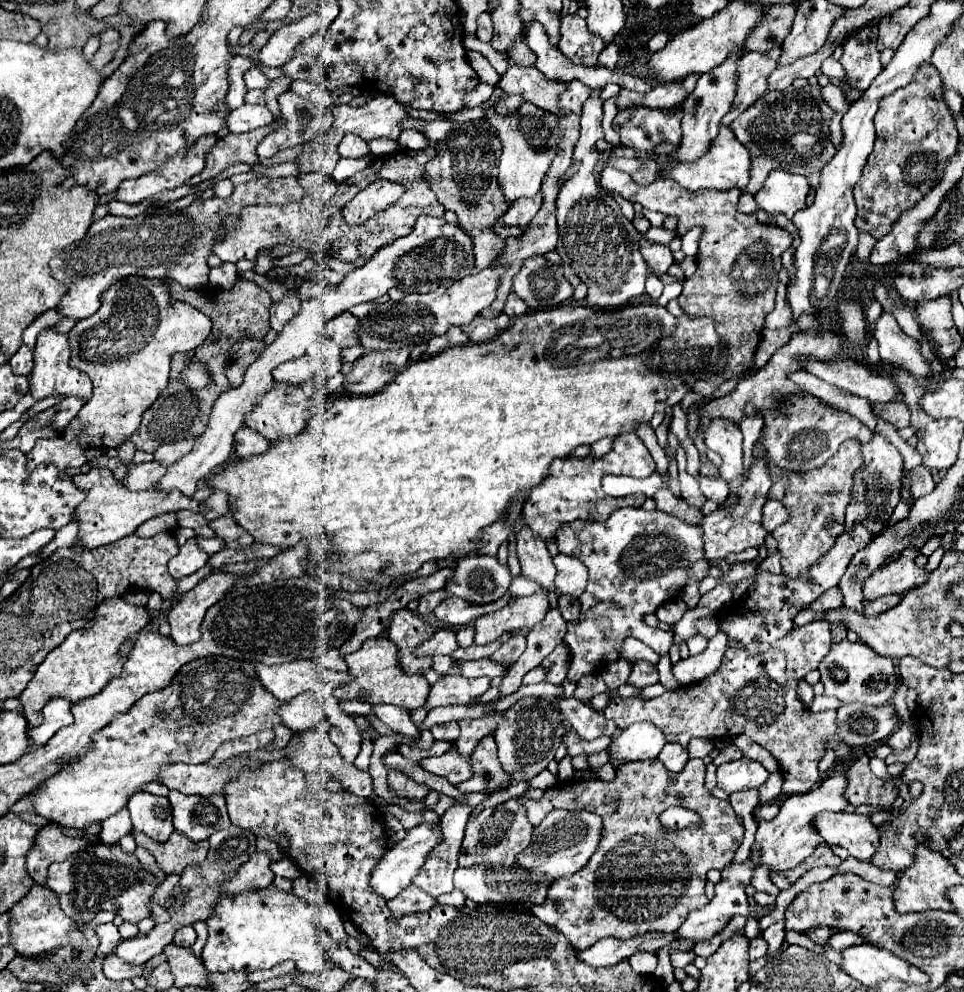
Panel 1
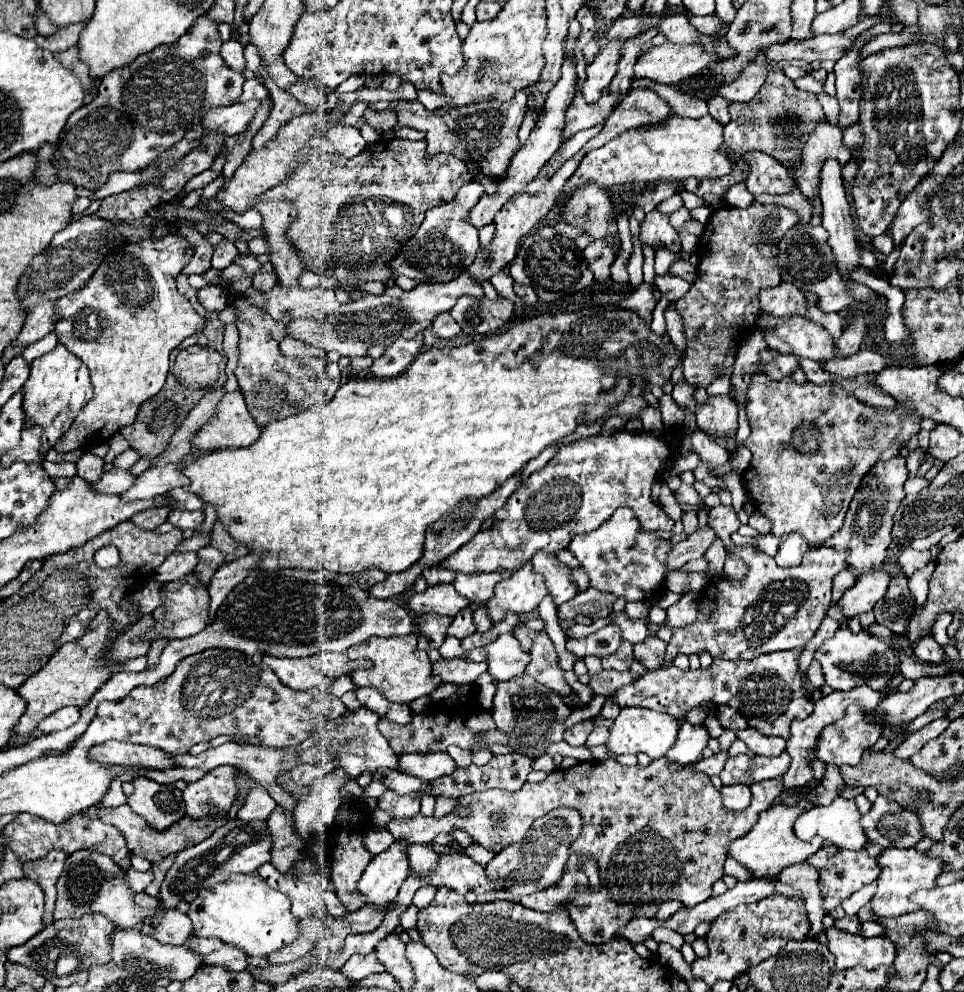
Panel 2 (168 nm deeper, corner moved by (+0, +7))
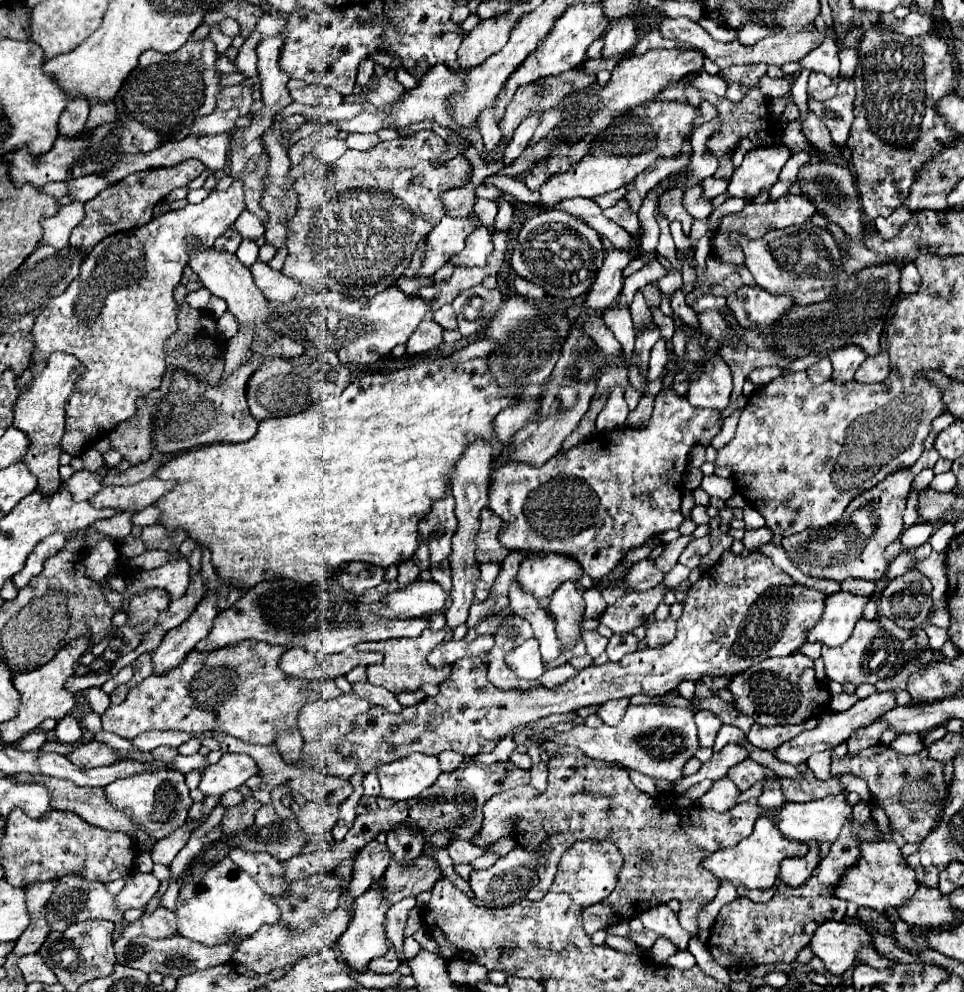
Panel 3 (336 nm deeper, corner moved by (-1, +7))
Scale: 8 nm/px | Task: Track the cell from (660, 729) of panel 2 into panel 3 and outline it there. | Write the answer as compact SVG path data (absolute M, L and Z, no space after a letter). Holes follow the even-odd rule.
M630 704L624 718L616 726L602 724L598 728L588 728L586 724L582 724L582 726L574 726L568 732L556 732L550 738L544 738L542 734L536 734L532 730L526 730L522 732L522 738L536 746L544 742L576 746L594 760L618 762L624 768L636 770L650 778L674 782L674 780L680 780L684 764L700 750L694 714L696 714L694 708L682 708L682 706L666 706L666 704L634 706Z

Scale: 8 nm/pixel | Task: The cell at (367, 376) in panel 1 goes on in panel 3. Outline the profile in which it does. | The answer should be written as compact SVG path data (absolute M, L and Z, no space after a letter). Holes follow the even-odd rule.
M430 316L424 318L424 322L416 328L416 332L408 340L408 354L422 354L438 348L442 344L442 332L444 328L436 324Z

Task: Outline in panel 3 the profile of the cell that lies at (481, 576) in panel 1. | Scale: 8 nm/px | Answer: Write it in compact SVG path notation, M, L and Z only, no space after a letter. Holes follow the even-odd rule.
M494 562L480 564L480 578L478 578L478 586L476 586L476 600L482 602L482 600L488 598L498 572L500 572L500 564L494 564Z

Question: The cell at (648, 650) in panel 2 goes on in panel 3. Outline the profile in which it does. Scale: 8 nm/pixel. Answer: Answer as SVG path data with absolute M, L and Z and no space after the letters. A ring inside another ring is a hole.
M668 616L664 620L652 620L646 628L648 646L654 648L656 644L664 644L664 642L672 640L674 632L676 632L676 620L672 616Z

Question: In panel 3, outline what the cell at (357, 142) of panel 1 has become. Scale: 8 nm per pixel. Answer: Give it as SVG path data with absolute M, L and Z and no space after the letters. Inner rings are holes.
M338 138L320 140L320 142L312 148L312 154L314 154L314 158L318 158L320 164L332 164L332 162L338 160L344 152L346 152L344 140L338 140Z

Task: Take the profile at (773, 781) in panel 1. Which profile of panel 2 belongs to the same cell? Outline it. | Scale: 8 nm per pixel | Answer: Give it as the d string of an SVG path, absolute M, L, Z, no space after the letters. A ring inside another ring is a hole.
M665 756L651 760L649 766L641 768L635 766L623 766L617 760L591 760L591 762L577 762L575 766L563 770L553 770L543 782L539 784L523 784L521 790L515 792L503 792L503 790L483 790L473 792L469 796L463 796L459 806L469 806L471 816L459 818L455 810L449 812L445 818L433 818L417 814L413 818L393 818L387 824L387 830L395 838L405 838L417 844L431 842L437 834L445 832L449 834L453 828L465 830L475 842L483 844L485 848L499 852L501 848L518 842L525 836L527 830L541 816L541 812L551 812L557 806L569 806L579 810L583 818L583 832L579 840L571 846L571 860L567 864L567 872L561 876L561 880L549 888L543 888L531 896L523 896L521 904L539 910L539 912L555 912L557 908L567 910L579 936L589 944L603 944L615 938L617 932L621 932L633 918L645 916L653 918L665 900L681 900L685 906L693 908L699 902L707 900L711 896L713 884L723 878L723 862L727 858L727 848L733 840L739 836L745 836L757 822L759 814L773 806L773 802L783 792L783 778L771 778L751 785L752 801L749 808L741 812L731 812L723 806L721 792L713 788L709 782L709 776L703 772L693 770L695 764L681 766L679 770L669 770L669 760ZM585 858L593 858L599 866L601 886L599 890L591 890L587 886L587 876L581 868L581 862Z

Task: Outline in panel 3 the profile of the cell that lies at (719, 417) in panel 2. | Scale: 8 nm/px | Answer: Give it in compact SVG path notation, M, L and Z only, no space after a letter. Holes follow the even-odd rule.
M716 354L704 364L702 374L688 384L686 398L690 400L692 406L698 406L698 408L724 410L730 402L730 394L732 394L730 368Z

